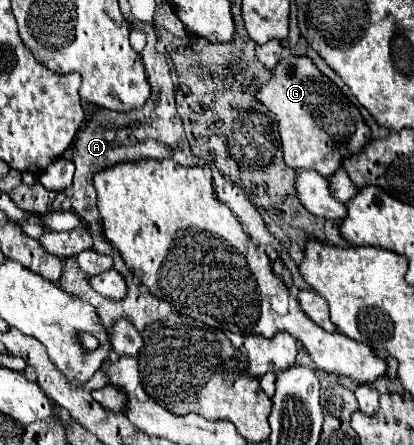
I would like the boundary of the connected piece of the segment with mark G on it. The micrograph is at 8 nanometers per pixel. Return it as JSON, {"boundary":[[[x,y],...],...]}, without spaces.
{"boundary":[[[286,54],[268,84],[256,90],[254,98],[264,104],[278,122],[278,134],[284,150],[284,162],[298,170],[316,170],[330,178],[340,166],[342,158],[360,152],[370,140],[370,128],[364,124],[358,108],[314,66],[308,56]]]}

